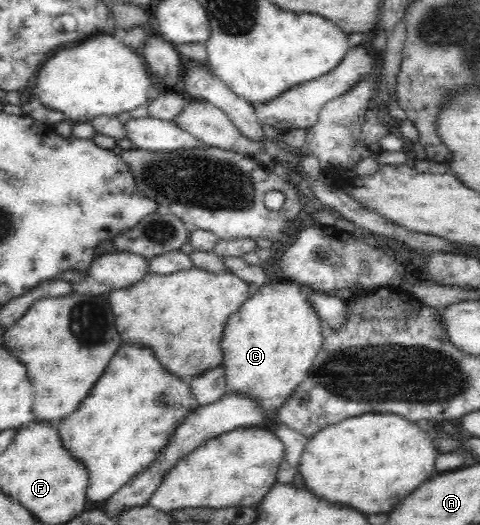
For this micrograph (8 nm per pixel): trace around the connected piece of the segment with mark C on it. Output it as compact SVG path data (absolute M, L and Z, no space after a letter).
M284 279L254 289L249 299L241 304L241 308L230 315L221 339L224 357L222 364L227 376L228 391L254 397L266 411L266 415L273 415L277 409L280 409L287 401L287 397L293 393L293 389L308 377L313 360L322 347L323 322L303 290L306 288L300 284Z

